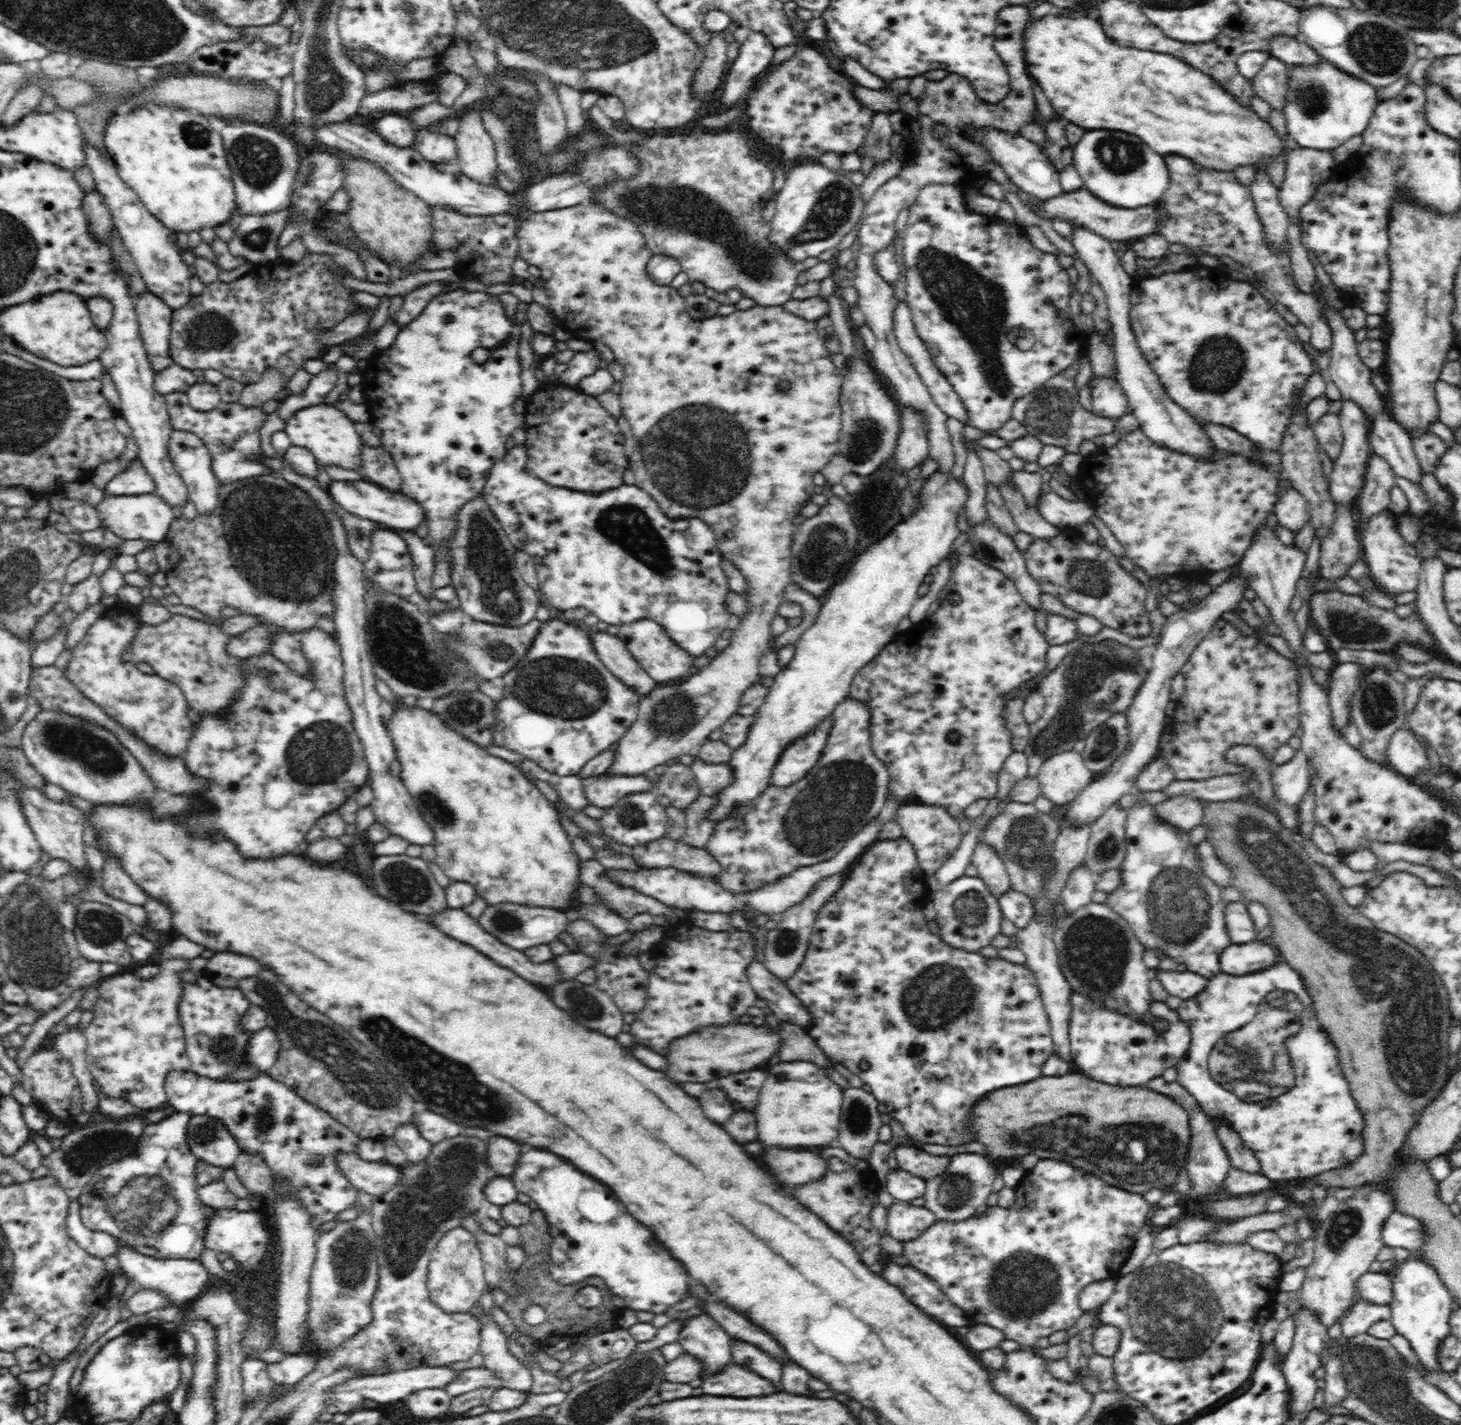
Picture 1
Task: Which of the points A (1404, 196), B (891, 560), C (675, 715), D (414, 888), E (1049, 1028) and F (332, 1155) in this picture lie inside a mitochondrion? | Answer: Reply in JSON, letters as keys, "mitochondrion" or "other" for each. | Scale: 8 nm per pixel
{"A":"other","B":"other","C":"mitochondrion","D":"mitochondrion","E":"other","F":"other"}

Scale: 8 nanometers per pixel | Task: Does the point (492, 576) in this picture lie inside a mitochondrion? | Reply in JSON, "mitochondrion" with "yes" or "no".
{"mitochondrion":"yes"}

